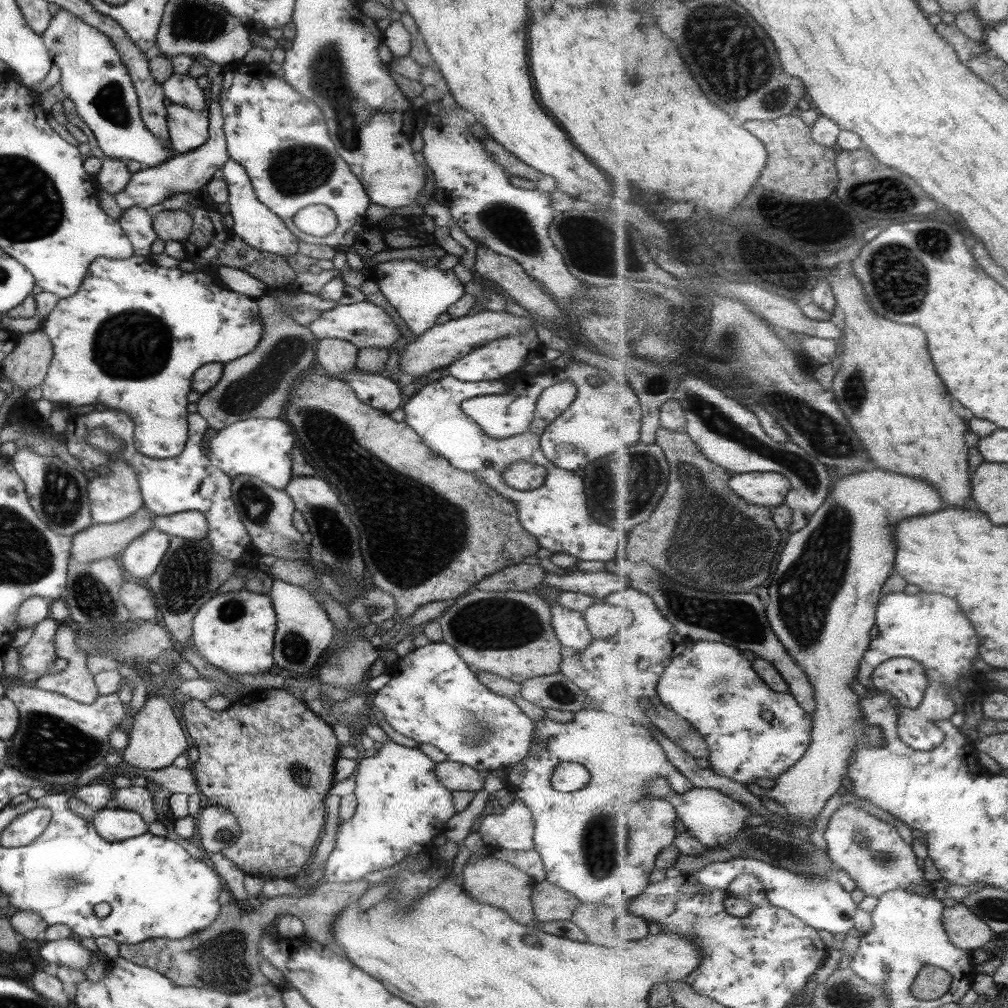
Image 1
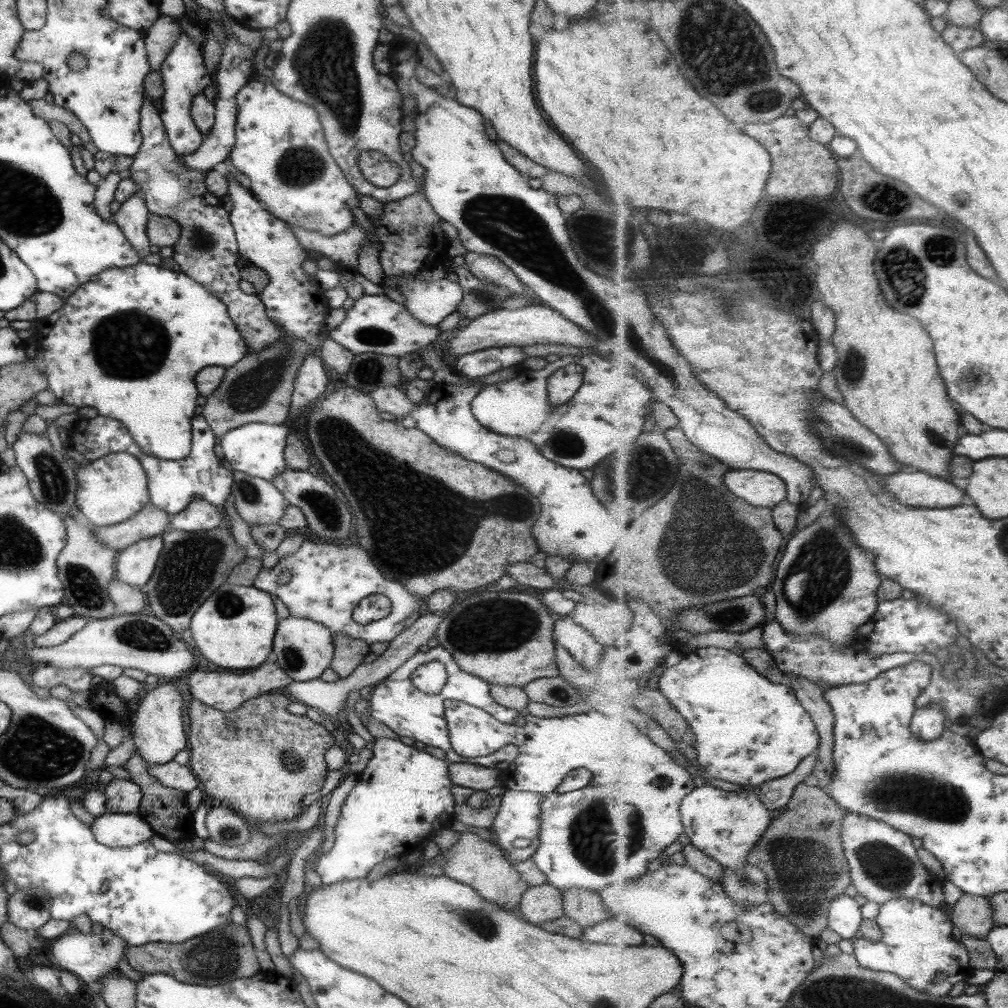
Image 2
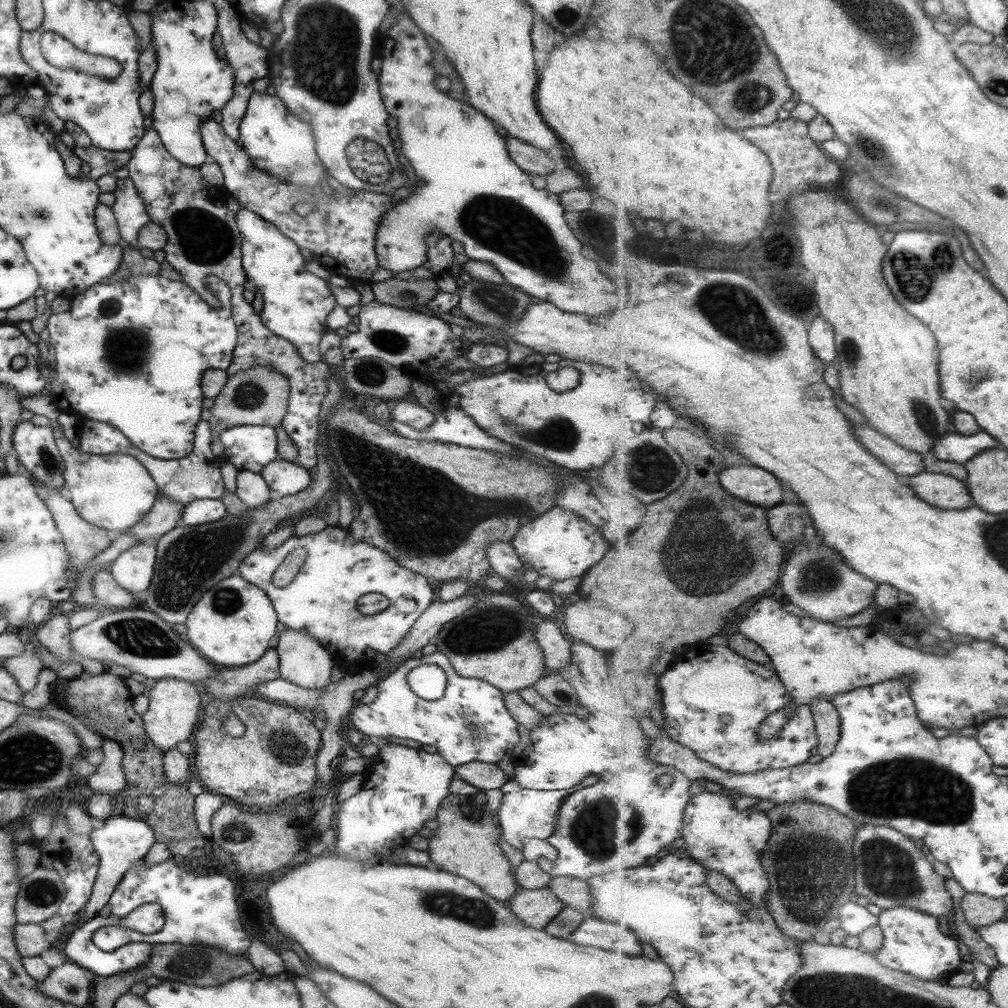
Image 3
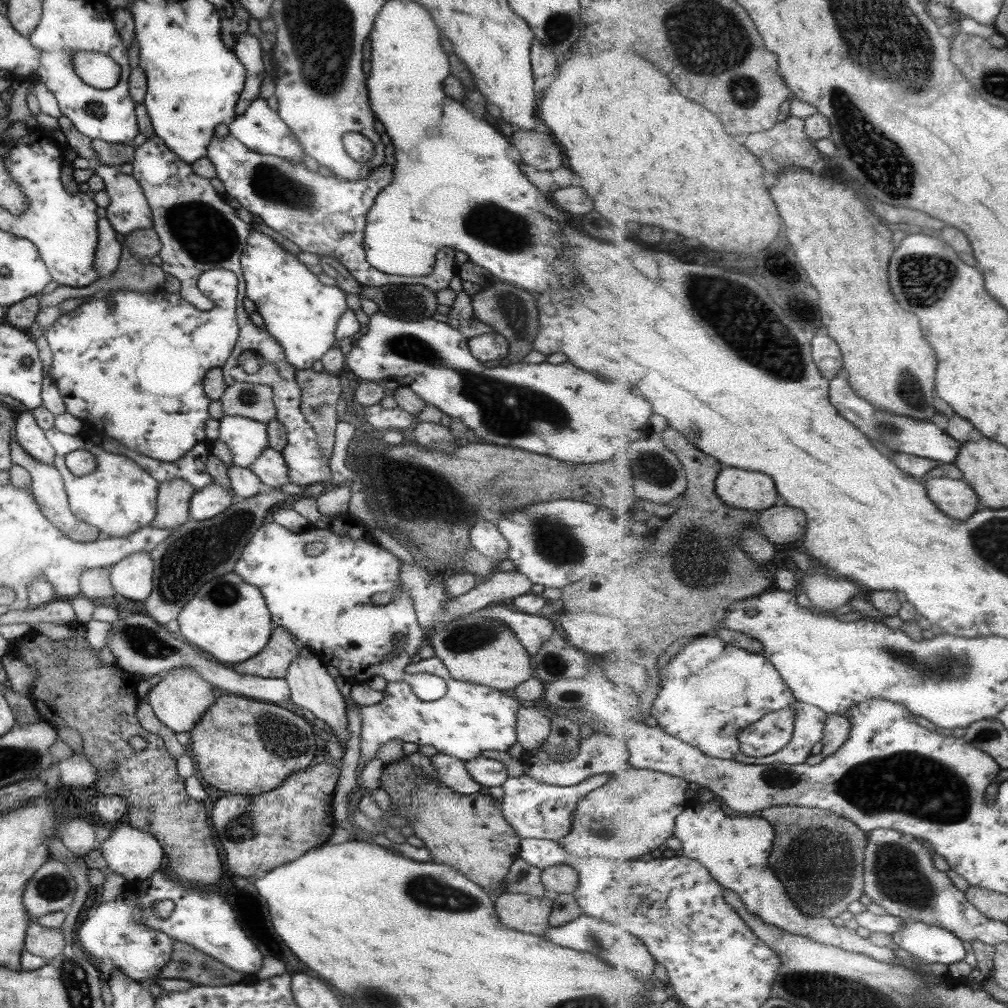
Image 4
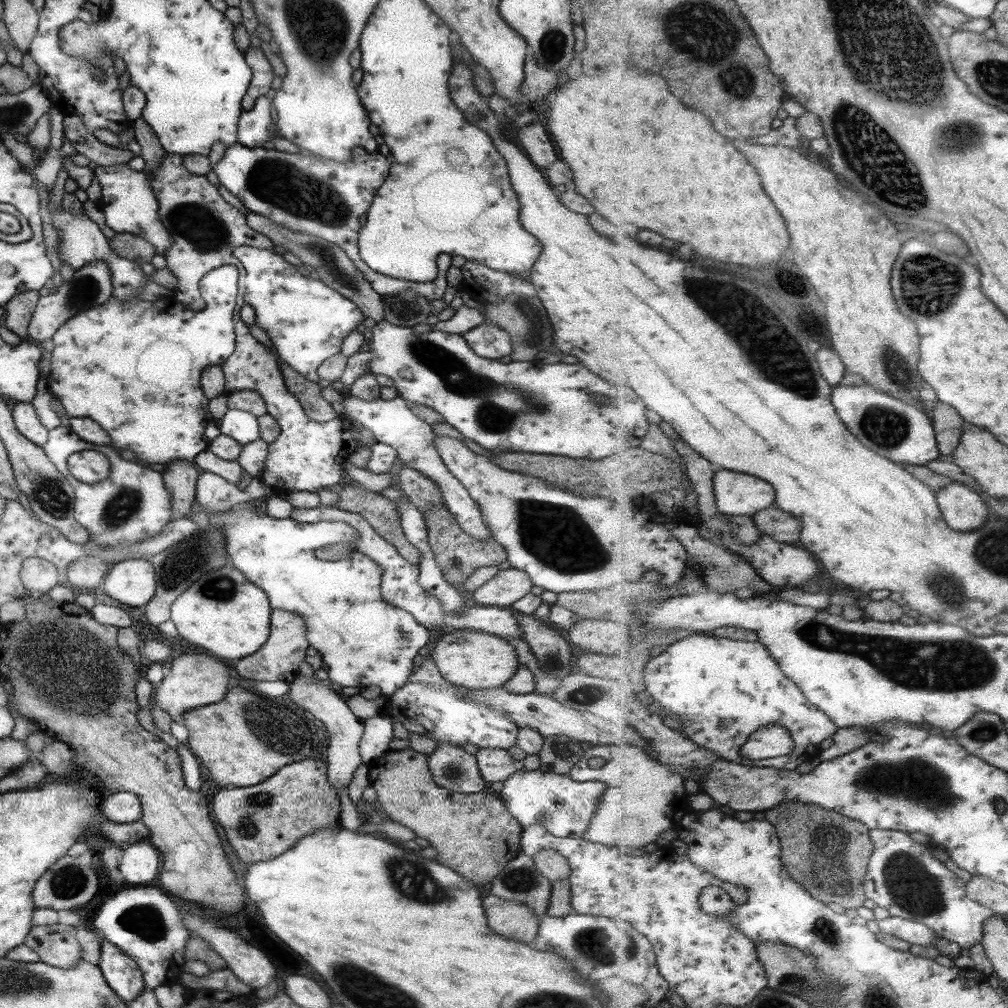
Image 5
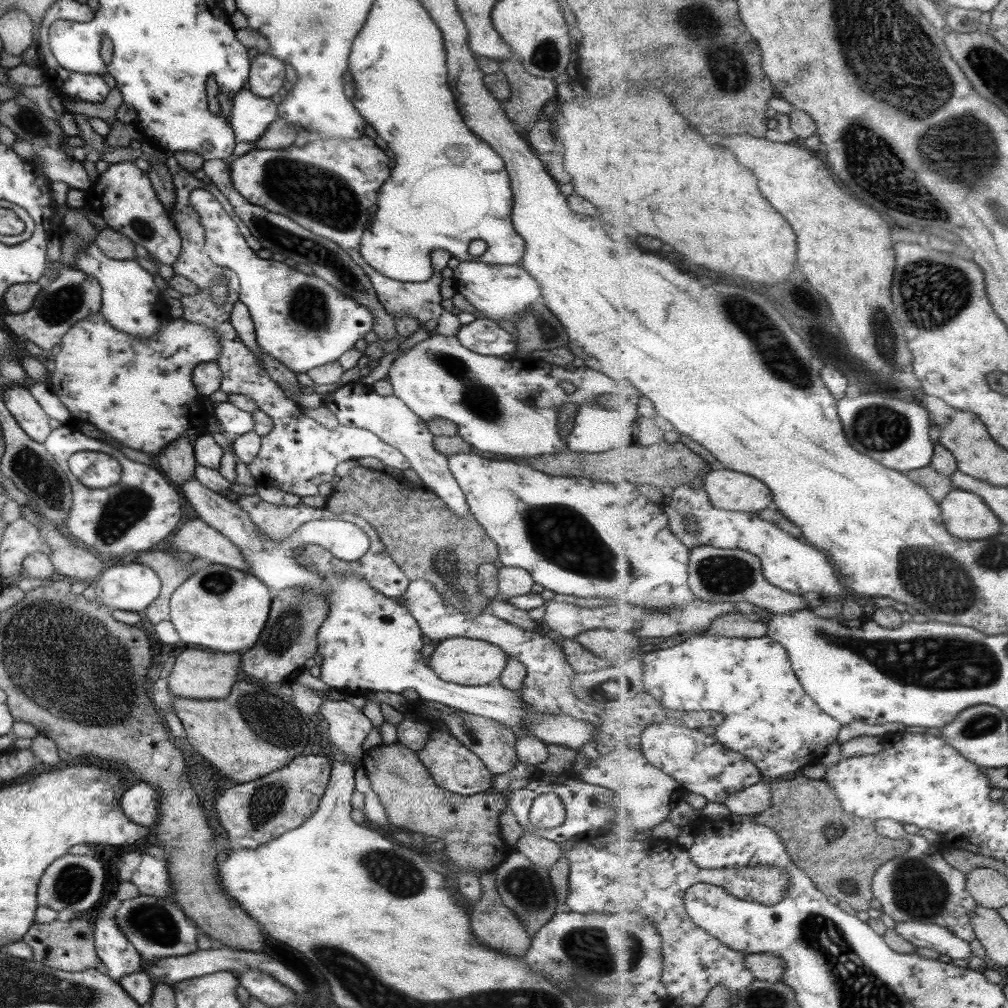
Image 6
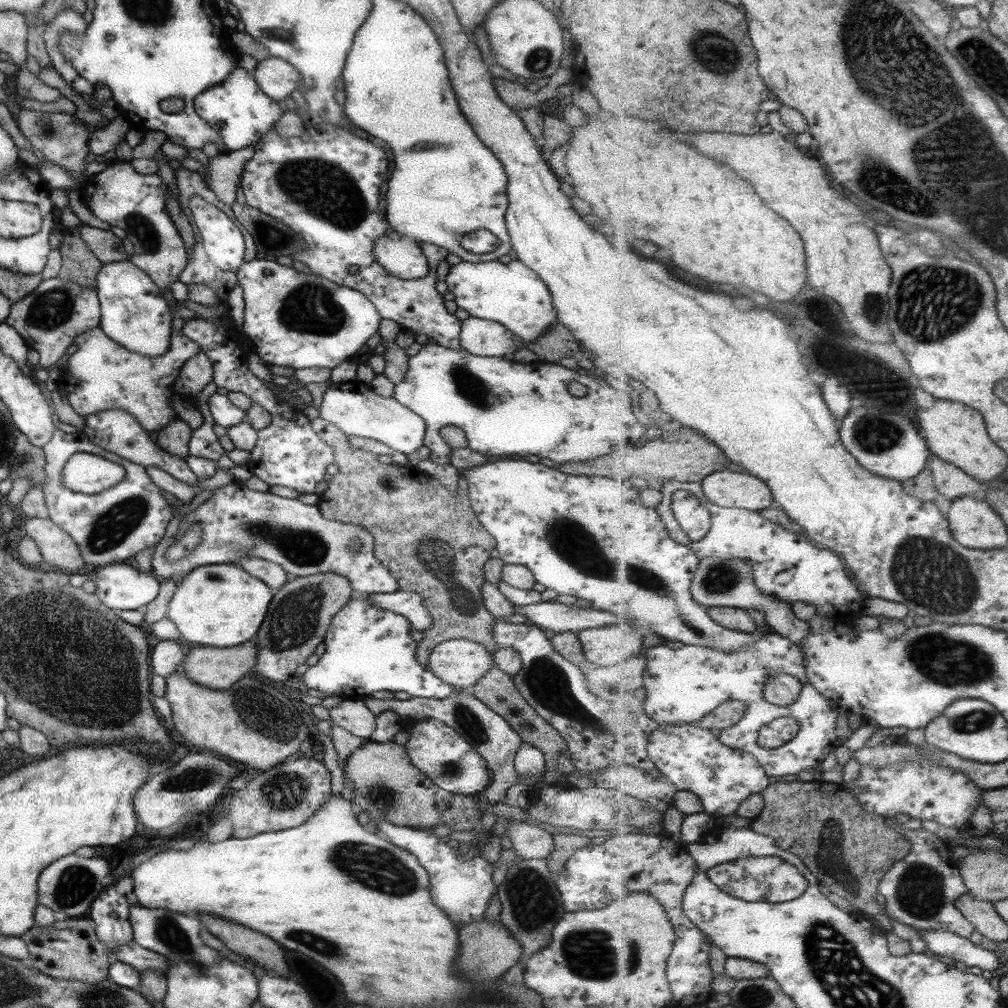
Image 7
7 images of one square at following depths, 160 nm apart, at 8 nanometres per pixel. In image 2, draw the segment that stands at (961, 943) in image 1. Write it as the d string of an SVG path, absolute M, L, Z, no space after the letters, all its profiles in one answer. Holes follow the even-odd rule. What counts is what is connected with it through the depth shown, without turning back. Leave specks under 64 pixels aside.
M964 893L949 912L958 935L987 939L996 927L994 906L988 897Z

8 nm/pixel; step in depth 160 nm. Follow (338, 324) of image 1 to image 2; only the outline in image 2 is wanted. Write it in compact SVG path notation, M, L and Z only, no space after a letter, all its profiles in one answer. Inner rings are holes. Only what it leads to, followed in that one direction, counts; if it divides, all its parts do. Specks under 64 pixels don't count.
M367 289L352 302L351 310L346 312L344 320L334 329L325 331L325 335L351 354L372 352L399 359L405 354L416 353L423 346L433 344L440 333L436 325L420 324L405 309L403 305L388 299L379 291Z

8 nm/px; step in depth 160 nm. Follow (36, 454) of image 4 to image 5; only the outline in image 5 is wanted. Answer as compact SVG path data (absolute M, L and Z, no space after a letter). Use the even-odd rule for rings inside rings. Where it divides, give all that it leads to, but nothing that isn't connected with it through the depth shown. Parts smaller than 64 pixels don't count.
M13 400L10 403L15 428L39 448L47 442L48 430L39 423L31 403Z

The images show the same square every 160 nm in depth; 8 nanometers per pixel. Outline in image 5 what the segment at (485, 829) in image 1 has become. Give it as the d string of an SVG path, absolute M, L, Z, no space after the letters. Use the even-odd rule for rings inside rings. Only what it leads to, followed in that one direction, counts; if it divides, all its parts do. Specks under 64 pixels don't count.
M523 769L510 774L503 783L501 801L509 814L522 826L539 823L552 837L579 838L587 830L606 786L597 781L579 782L567 775Z

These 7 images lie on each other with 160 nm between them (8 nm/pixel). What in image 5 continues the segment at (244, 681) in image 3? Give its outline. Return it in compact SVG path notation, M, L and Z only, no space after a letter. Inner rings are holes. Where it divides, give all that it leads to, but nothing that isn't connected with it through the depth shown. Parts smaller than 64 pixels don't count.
M273 609L270 612L269 628L268 637L259 647L259 650L245 658L235 660L237 662L235 664L235 672L241 678L251 678L251 680L266 682L280 681L291 684L298 676L299 665L306 658L305 651L309 646L306 639L305 621L294 612Z

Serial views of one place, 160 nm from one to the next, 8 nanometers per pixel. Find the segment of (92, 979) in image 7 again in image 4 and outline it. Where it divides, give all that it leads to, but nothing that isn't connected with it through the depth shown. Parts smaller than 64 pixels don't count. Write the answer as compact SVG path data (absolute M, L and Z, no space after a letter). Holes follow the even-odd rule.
M31 920L25 931L24 949L48 961L55 958L66 945L61 930L39 925Z

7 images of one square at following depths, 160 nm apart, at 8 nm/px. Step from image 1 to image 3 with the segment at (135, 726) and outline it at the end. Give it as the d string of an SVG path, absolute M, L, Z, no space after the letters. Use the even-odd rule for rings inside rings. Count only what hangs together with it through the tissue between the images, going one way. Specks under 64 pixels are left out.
M177 678L157 680L149 690L147 712L141 717L143 730L149 742L164 753L168 748L175 747L178 742L187 740L197 724L199 704L201 698L191 682Z

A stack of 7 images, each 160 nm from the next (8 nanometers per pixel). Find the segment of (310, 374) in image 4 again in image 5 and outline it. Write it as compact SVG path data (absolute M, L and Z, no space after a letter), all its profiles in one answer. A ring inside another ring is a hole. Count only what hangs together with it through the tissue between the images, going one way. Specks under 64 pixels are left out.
M278 356L276 358L285 388L300 402L301 408L312 421L327 422L339 416L331 405L321 398L317 382L307 380L301 374L288 367Z

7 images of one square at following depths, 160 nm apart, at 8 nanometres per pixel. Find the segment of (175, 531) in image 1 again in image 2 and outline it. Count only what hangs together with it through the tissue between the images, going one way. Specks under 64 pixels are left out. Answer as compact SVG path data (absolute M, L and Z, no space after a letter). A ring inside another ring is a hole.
M193 499L177 514L170 517L169 528L180 531L196 531L214 529L222 522L220 510L205 502Z

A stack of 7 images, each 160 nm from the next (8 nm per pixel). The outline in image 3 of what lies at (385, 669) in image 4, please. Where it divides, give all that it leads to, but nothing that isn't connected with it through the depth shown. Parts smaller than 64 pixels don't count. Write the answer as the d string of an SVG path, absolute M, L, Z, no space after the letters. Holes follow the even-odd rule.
M329 526L316 533L289 537L272 549L262 547L262 542L257 544L250 553L238 564L237 574L243 580L260 588L271 601L276 614L276 620L289 630L302 630L319 644L331 647L338 657L342 669L348 674L361 672L365 663L374 661L376 654L389 655L411 630L417 617L435 600L435 586L424 576L412 573L410 570L399 566L388 554L376 546L366 542L356 541L350 532L341 526ZM295 548L304 548L307 556L304 564L298 569L293 580L283 587L275 587L271 583L271 574L288 552ZM378 592L387 598L388 606L381 612L364 615L356 607L357 599L363 594Z

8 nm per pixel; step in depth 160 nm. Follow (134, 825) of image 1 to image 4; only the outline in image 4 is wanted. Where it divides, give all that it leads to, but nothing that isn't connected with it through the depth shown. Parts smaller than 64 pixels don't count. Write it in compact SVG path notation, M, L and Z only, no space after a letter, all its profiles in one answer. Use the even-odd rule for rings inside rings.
M117 823L117 825L113 825L113 833L110 833L103 843L95 847L100 850L109 870L120 874L125 881L144 881L165 861L164 852L159 846L159 842L149 833L133 828L130 824Z

